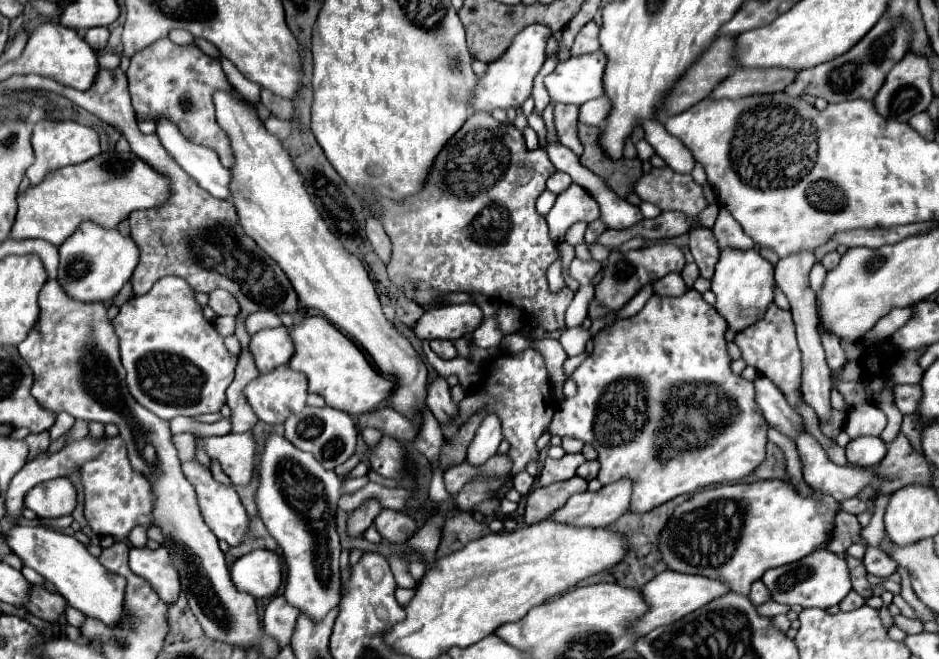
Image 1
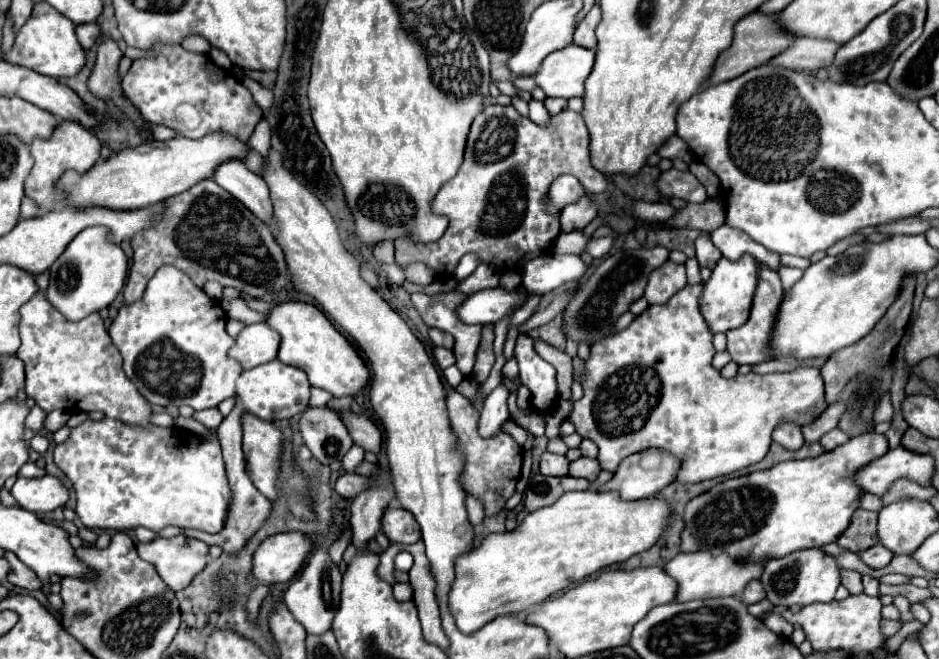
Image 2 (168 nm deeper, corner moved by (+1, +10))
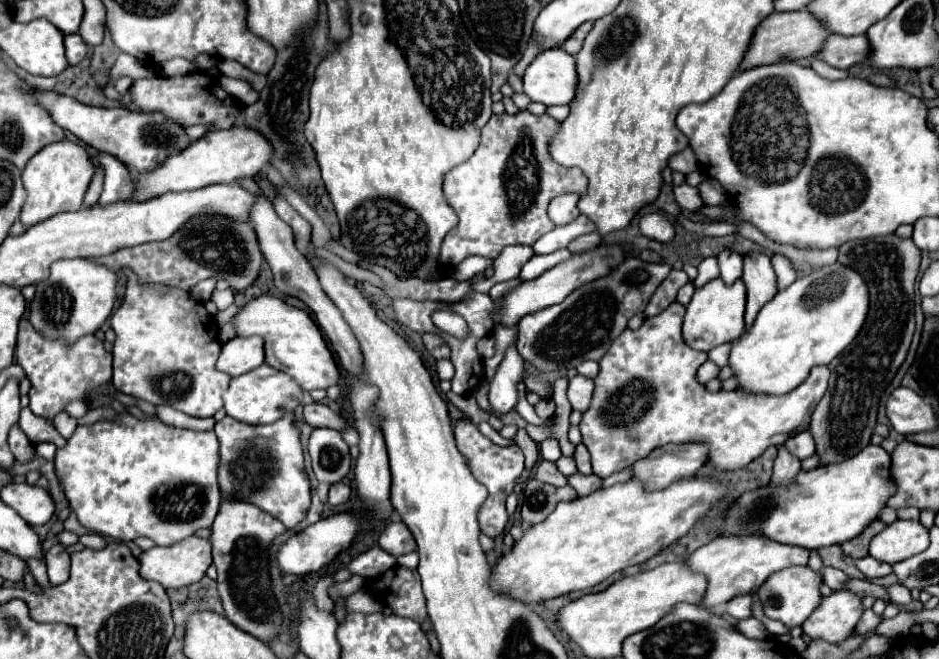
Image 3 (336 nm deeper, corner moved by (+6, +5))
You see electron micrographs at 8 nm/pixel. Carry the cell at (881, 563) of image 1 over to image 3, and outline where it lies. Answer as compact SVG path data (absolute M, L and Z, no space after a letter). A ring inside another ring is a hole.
M867 555L867 557L863 557L863 559L857 559L855 565L857 565L859 571L865 573L869 579L873 579L873 577L885 577L885 575L891 573L891 565L889 565L889 563L877 561L877 559L873 559L871 555Z

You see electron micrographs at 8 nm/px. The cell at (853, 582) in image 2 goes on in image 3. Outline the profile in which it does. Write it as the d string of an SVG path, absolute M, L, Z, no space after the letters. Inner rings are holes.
M825 567L825 569L821 571L821 579L823 579L823 583L829 585L831 589L837 589L837 591L839 591L839 587L841 587L849 577L847 577L843 571L839 571L839 569Z

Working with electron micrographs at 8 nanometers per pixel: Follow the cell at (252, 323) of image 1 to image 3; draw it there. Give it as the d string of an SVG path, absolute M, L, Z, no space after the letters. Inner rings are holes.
M215 289L213 295L211 295L211 301L217 305L219 311L227 309L227 307L233 303L233 289L223 289L223 291Z

